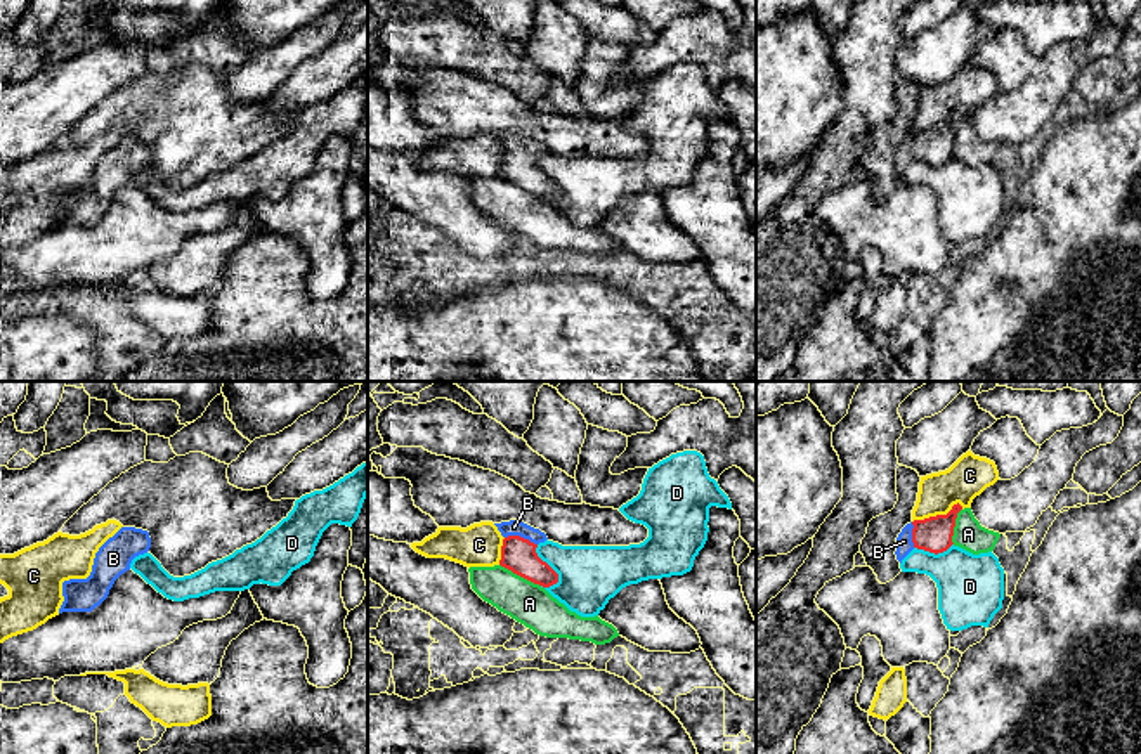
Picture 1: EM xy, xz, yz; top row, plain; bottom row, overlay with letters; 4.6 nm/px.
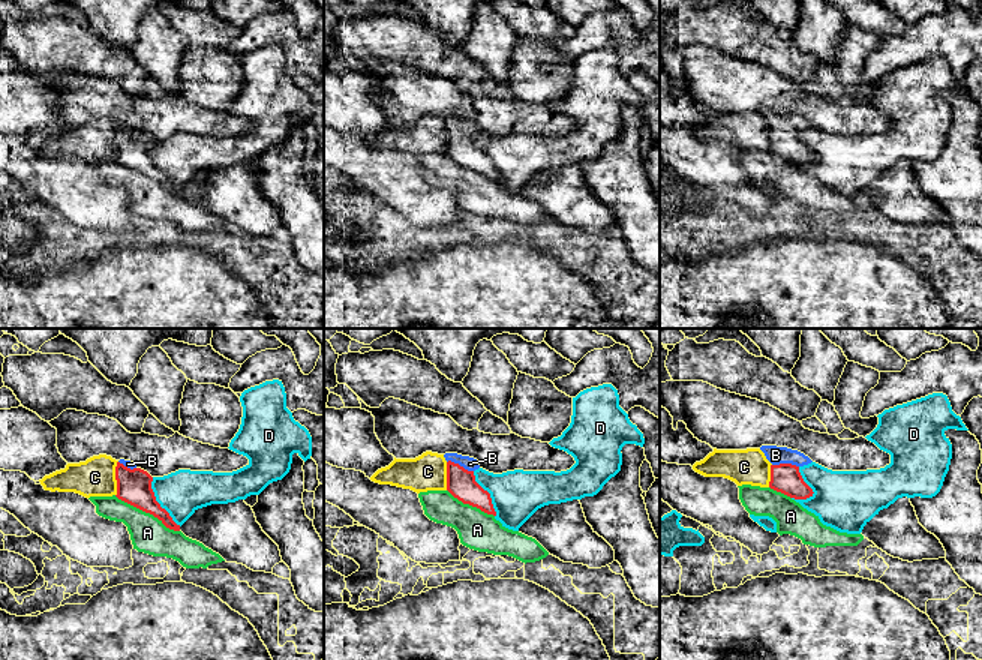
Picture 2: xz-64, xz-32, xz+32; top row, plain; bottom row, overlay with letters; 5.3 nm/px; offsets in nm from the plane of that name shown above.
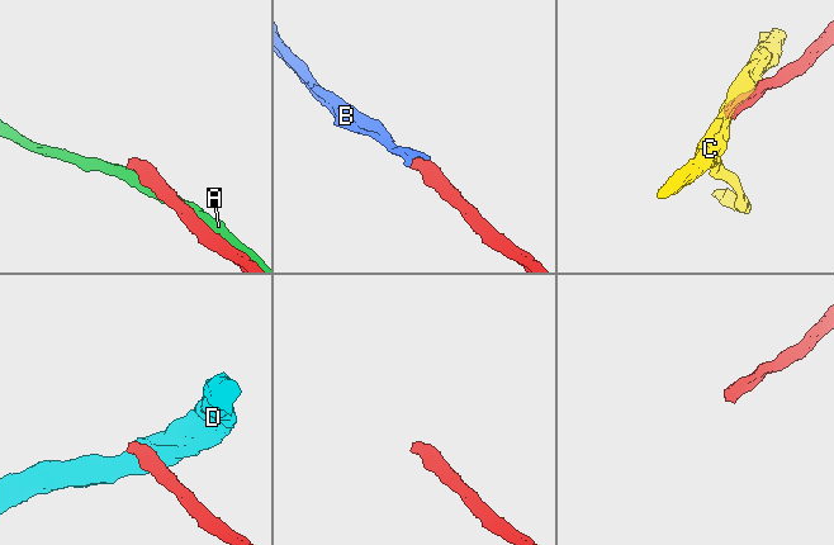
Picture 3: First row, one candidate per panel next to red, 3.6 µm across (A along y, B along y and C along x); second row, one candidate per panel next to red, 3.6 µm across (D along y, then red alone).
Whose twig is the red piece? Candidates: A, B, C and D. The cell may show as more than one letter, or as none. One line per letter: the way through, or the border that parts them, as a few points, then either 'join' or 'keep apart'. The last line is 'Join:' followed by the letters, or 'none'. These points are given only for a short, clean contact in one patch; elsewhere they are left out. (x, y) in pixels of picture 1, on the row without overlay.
A: keep apart
B: across xz (519, 167), (519, 148), (514, 139) | join
C: keep apart
D: keep apart
Join: B

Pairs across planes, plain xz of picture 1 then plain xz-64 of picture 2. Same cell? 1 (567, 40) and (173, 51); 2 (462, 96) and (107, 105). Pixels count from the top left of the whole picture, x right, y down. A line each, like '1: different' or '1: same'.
1: same
2: same

